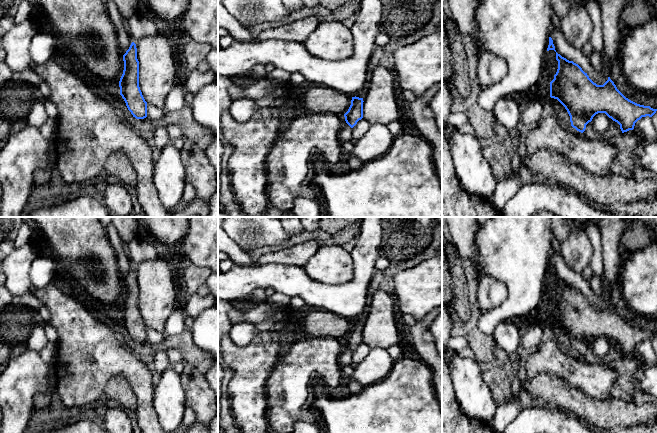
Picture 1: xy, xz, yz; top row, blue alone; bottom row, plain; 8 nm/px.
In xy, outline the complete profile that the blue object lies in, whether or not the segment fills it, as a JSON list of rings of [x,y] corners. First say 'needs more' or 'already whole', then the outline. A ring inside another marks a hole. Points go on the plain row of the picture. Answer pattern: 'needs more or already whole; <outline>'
already whole; [[[134,266],[123,279],[123,285],[124,294],[119,305],[120,319],[133,341],[144,343],[147,341],[147,326],[139,311],[139,285]]]

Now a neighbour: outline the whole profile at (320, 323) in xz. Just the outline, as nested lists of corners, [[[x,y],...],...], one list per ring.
[[[314,311],[300,316],[300,324],[311,337],[332,337],[344,340],[352,321],[326,311]]]

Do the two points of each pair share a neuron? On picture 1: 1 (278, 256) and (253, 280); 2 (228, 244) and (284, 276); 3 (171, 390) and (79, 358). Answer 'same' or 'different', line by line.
1: different
2: different
3: different

